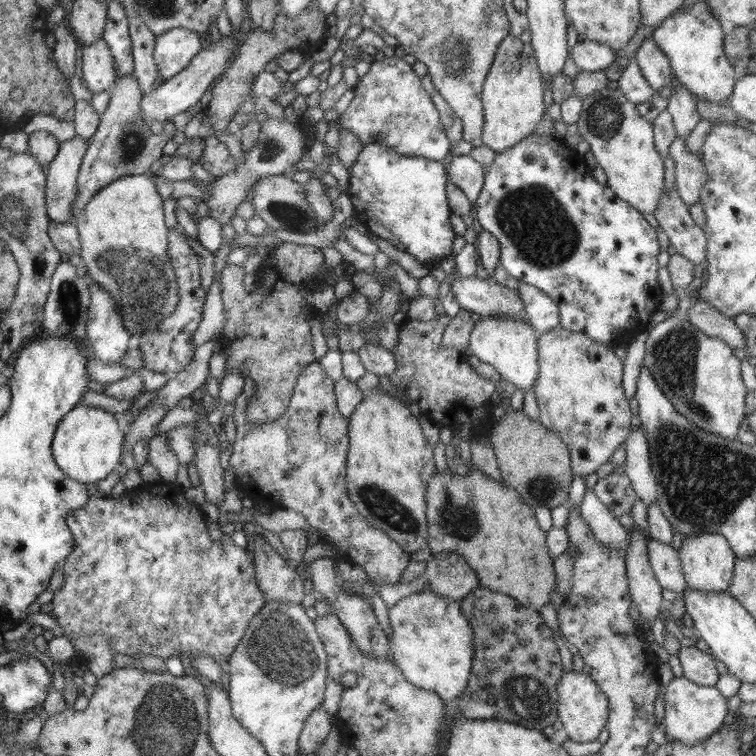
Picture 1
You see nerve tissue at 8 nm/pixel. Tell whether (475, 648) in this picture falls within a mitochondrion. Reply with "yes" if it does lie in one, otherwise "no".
no

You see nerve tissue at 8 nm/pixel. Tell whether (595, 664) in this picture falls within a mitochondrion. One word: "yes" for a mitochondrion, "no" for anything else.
no

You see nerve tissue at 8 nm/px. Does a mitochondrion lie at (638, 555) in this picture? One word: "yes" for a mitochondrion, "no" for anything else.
no

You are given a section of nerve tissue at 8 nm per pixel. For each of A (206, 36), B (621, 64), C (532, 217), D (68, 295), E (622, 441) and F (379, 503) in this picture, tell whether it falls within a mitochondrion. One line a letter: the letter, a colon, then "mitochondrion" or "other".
A: other
B: other
C: mitochondrion
D: mitochondrion
E: other
F: mitochondrion

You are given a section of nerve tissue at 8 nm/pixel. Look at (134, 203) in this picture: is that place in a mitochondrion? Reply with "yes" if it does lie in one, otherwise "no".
no

